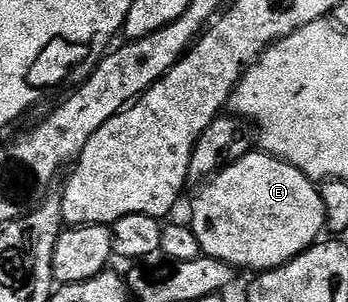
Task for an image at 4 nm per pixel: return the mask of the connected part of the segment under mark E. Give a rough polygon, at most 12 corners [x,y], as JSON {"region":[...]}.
{"region":[[275,155],[193,203],[208,258],[283,267],[326,230],[318,184]]}

